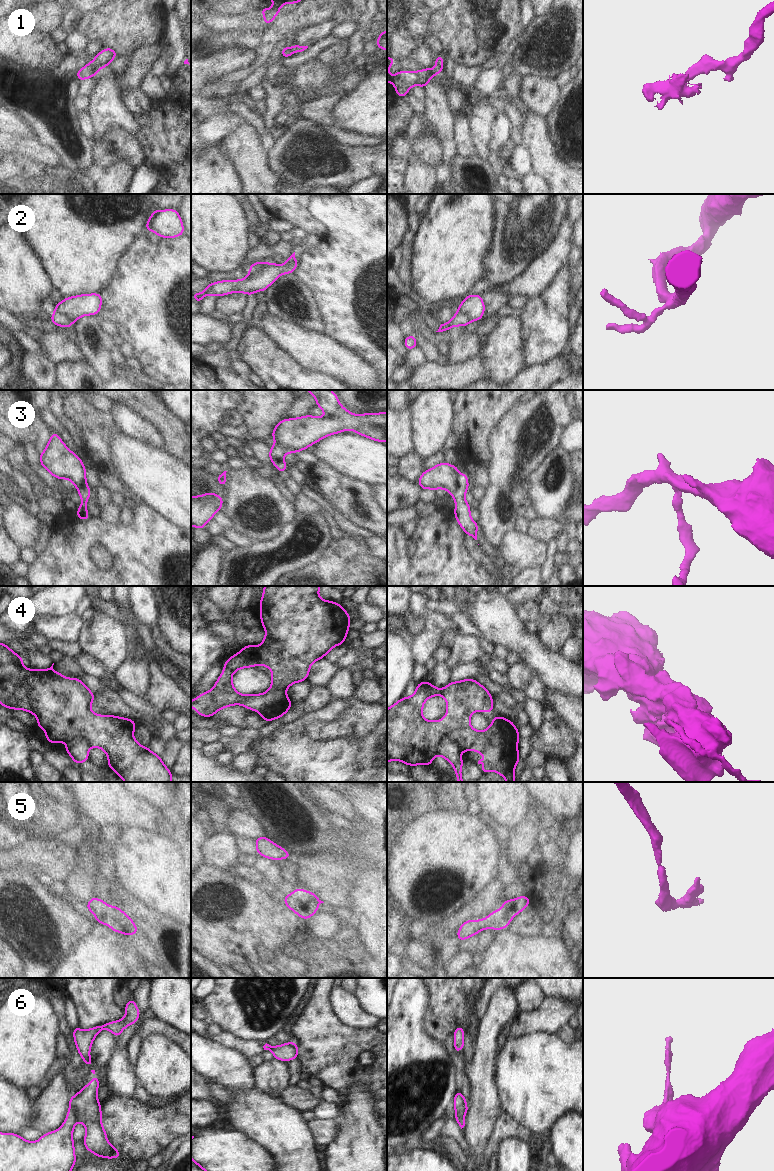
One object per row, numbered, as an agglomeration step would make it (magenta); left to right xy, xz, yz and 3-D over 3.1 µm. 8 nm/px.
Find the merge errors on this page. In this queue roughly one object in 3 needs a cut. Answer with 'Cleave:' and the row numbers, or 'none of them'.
Cleave: 2, 4, 6

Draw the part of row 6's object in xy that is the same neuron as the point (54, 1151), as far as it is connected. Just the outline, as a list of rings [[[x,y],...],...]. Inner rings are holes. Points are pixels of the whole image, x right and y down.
[[[70,1108],[62,1126],[36,1142],[0,1133],[0,1171],[71,1171],[76,1162],[72,1135],[77,1121],[77,1111]]]

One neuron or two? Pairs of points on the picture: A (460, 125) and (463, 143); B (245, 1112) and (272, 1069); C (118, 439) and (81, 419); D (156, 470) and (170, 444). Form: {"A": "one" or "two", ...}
{"A": "one", "B": "two", "C": "two", "D": "two"}

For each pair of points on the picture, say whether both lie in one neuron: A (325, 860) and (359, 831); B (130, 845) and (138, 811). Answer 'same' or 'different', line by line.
A: same
B: different

